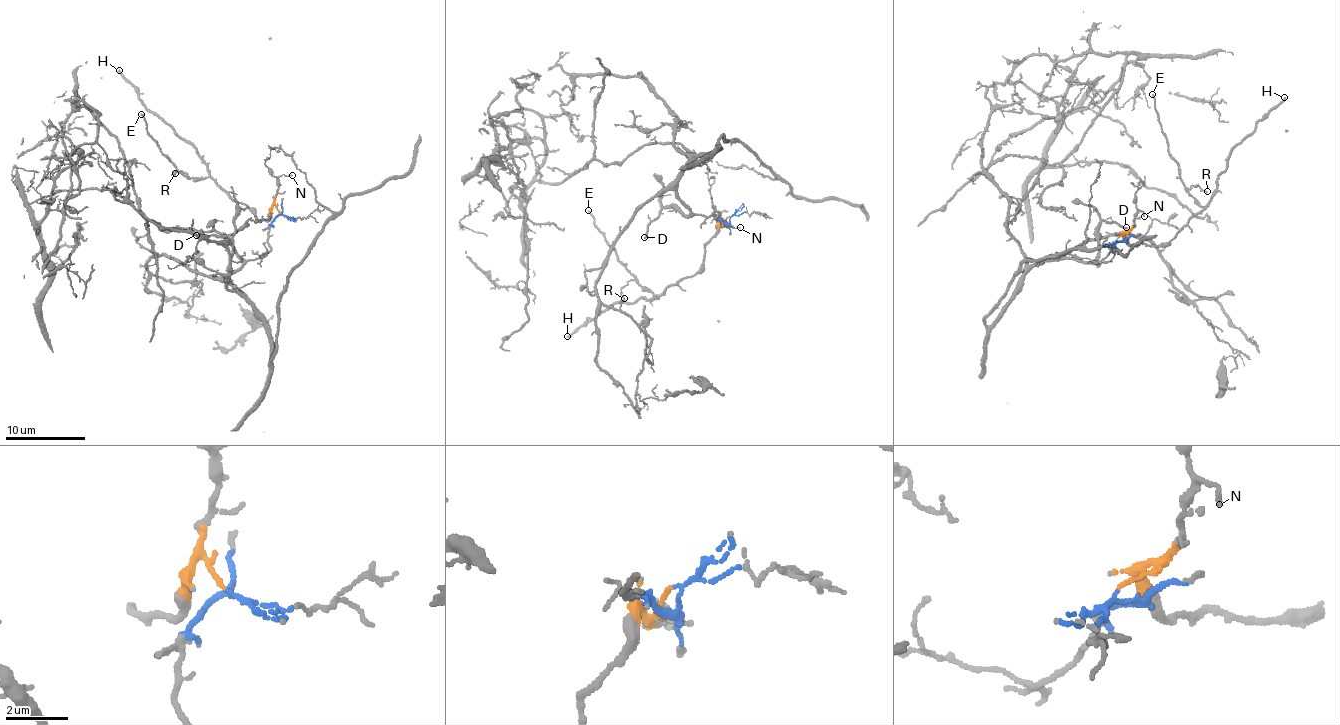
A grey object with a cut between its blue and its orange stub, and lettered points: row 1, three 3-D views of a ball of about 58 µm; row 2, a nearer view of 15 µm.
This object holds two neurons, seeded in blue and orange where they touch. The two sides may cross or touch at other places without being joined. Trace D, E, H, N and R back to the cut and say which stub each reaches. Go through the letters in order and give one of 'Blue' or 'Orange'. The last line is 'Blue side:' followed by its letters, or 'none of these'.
D: Blue
E: Orange
H: Orange
N: Orange
R: Orange
Blue side: D

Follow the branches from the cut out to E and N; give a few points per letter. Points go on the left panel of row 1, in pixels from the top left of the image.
E: (279, 213), (273, 208), (271, 218), (257, 219), (210, 177), (194, 179), (177, 170), (149, 134), (141, 114)
N: (279, 213), (275, 200), (277, 182), (284, 175), (292, 175)

